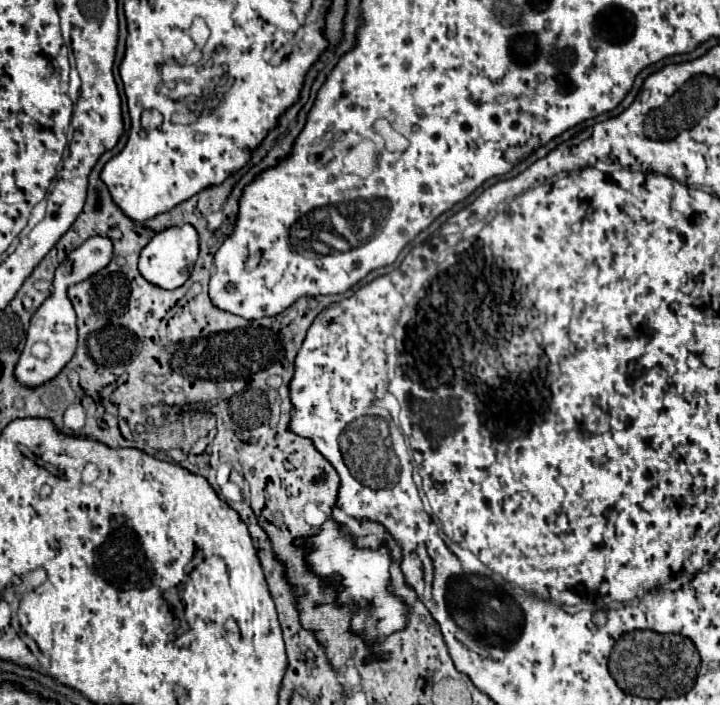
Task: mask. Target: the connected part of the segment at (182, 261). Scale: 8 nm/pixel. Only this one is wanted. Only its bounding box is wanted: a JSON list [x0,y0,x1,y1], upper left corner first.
[139,224,199,290]

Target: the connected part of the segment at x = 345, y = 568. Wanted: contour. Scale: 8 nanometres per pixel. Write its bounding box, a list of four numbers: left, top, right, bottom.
[307,520,407,644]

